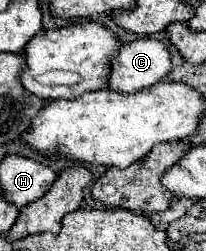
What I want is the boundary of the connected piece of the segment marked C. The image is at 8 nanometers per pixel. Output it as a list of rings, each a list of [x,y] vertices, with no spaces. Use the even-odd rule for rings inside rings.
[[[139,38],[129,44],[123,44],[117,56],[113,56],[111,70],[109,70],[111,76],[107,78],[107,88],[119,94],[131,94],[131,92],[157,84],[161,78],[167,76],[169,70],[171,70],[171,58],[169,58],[169,50],[165,48],[165,44],[153,38]]]

